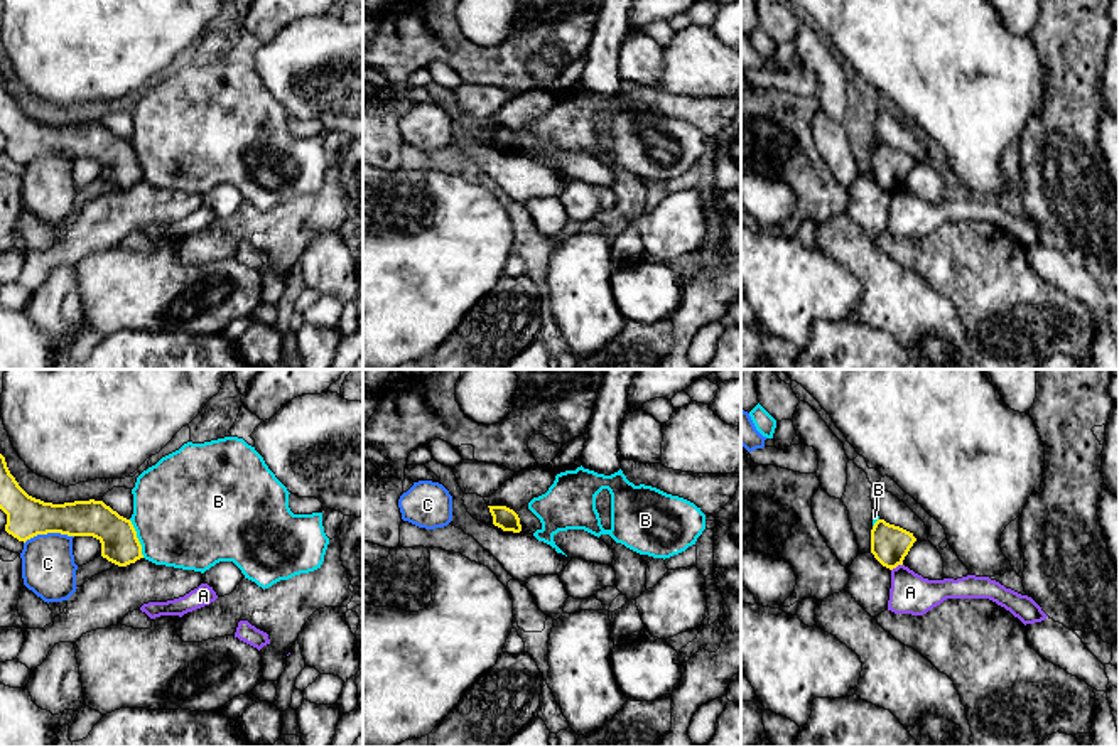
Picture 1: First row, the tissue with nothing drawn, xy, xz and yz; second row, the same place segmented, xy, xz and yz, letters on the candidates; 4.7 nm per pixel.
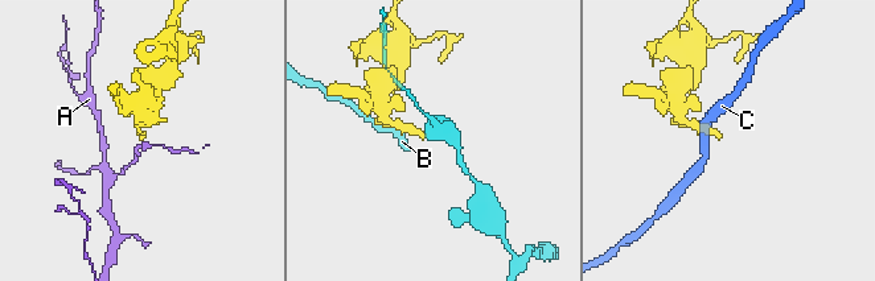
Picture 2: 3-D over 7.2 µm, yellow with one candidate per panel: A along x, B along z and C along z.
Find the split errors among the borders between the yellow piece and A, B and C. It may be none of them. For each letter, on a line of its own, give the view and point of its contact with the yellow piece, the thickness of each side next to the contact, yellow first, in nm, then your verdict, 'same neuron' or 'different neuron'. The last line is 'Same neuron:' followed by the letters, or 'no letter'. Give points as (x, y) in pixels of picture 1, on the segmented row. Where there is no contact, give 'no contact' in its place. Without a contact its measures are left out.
A: meets yellow in yz at (897, 565); 180 nm thick on the yellow side, 190 nm on the other; different neuron
B: meets yellow in xy at (137, 538); 180 nm thick on the yellow side, 480 nm on the other; different neuron
C: meets yellow in xy at (48, 532); 190 nm thick on the yellow side, 260 nm on the other; different neuron
Same neuron: no letter

